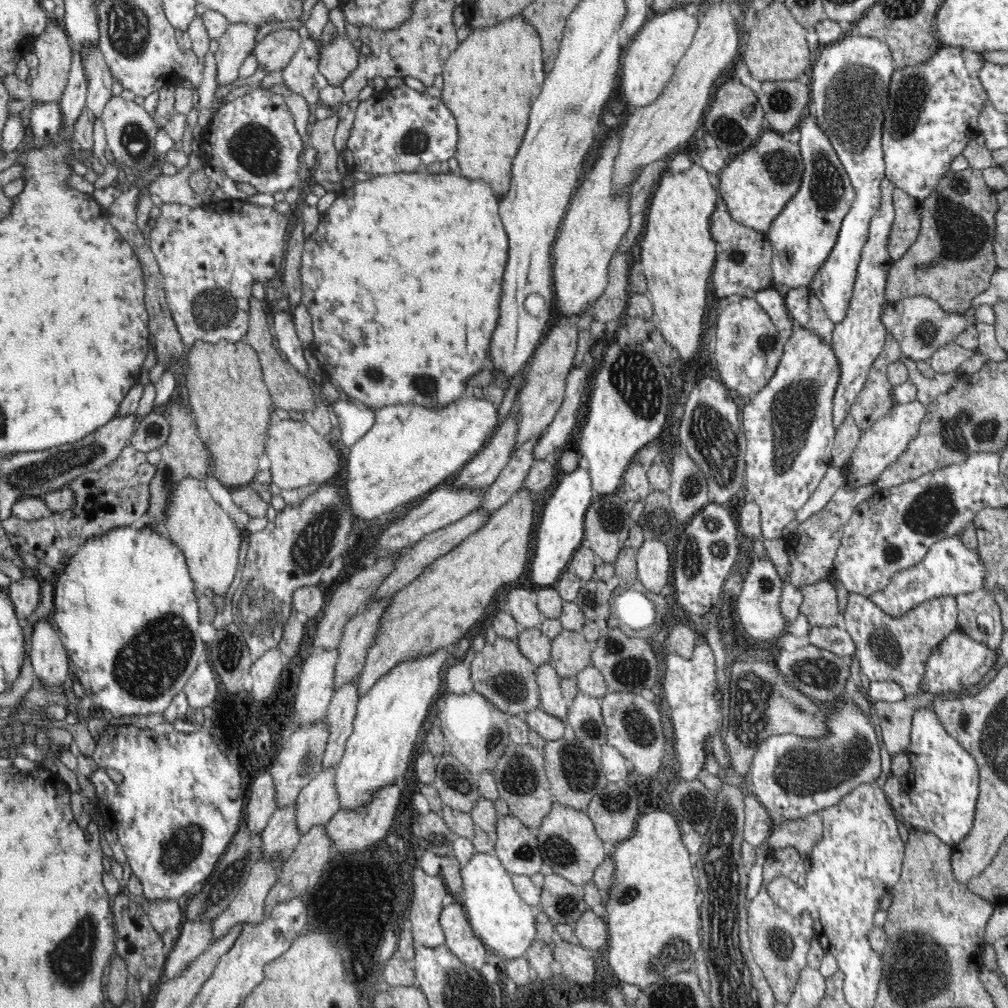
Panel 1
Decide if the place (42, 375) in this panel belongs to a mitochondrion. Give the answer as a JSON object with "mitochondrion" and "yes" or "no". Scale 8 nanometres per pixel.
{"mitochondrion":"no"}

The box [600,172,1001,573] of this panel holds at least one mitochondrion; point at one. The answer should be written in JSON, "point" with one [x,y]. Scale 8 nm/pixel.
{"point":[964,236]}

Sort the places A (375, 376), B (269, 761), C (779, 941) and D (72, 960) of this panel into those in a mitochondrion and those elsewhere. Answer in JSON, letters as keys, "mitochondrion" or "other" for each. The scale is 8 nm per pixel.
{"A":"mitochondrion","B":"other","C":"mitochondrion","D":"mitochondrion"}

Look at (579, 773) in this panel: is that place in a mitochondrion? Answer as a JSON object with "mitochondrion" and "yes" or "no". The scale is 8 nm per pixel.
{"mitochondrion":"yes"}

